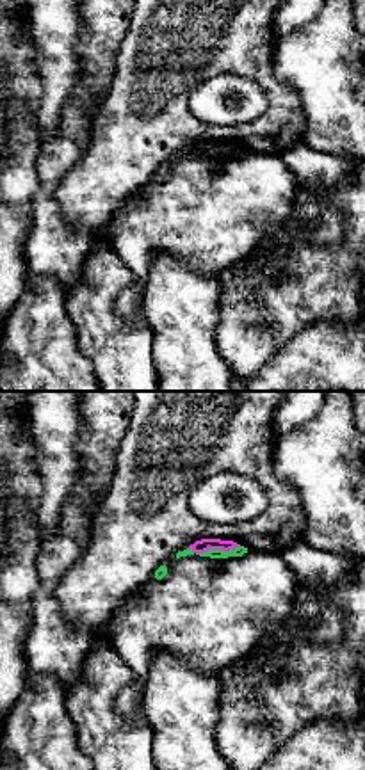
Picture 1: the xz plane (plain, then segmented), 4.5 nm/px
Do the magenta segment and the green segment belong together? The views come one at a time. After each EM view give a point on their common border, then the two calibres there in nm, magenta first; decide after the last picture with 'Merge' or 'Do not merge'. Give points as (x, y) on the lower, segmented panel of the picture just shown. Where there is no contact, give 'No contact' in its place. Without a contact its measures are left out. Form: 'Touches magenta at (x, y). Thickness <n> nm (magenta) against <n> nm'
Touches magenta at (212, 548). Thickness 60 nm (magenta) against 50 nm

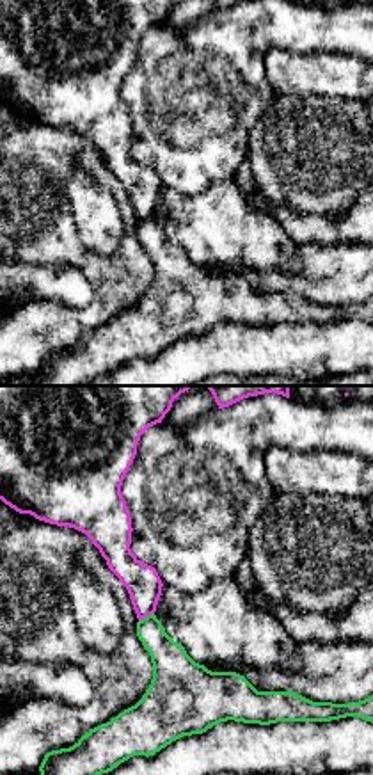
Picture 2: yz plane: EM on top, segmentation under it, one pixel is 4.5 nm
Touches magenta at (146, 615). Thickness 160 nm (magenta) against 170 nm

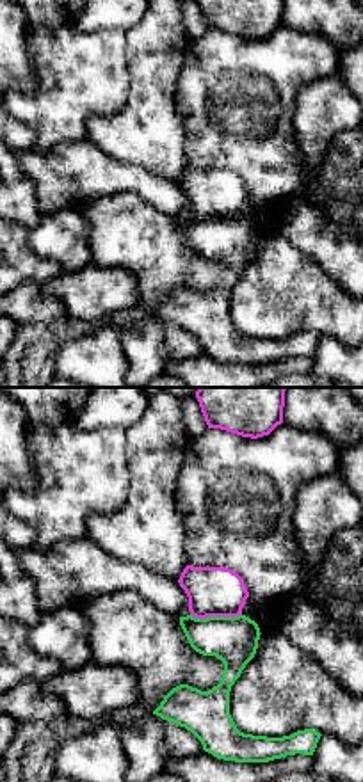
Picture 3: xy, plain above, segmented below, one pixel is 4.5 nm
Touches magenta at (216, 615). Thickness 220 nm (magenta) against 220 nm

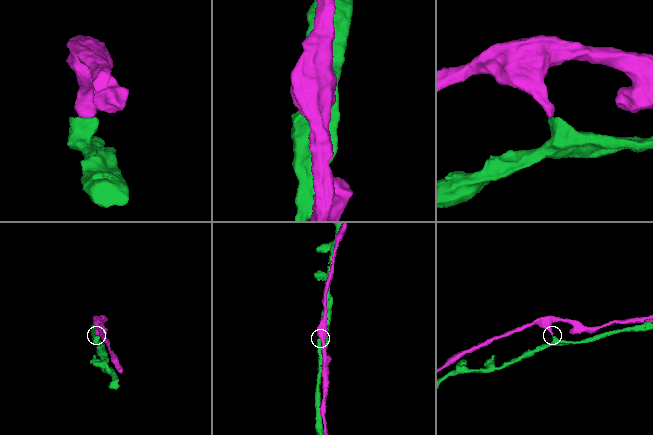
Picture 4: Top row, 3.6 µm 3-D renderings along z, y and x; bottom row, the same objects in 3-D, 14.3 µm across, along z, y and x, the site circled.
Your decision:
Do not merge

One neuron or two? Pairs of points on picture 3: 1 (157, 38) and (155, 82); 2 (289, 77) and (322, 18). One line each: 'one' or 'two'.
1: one
2: two

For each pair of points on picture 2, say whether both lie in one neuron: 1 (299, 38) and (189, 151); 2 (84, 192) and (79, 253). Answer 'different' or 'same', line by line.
1: same
2: different

